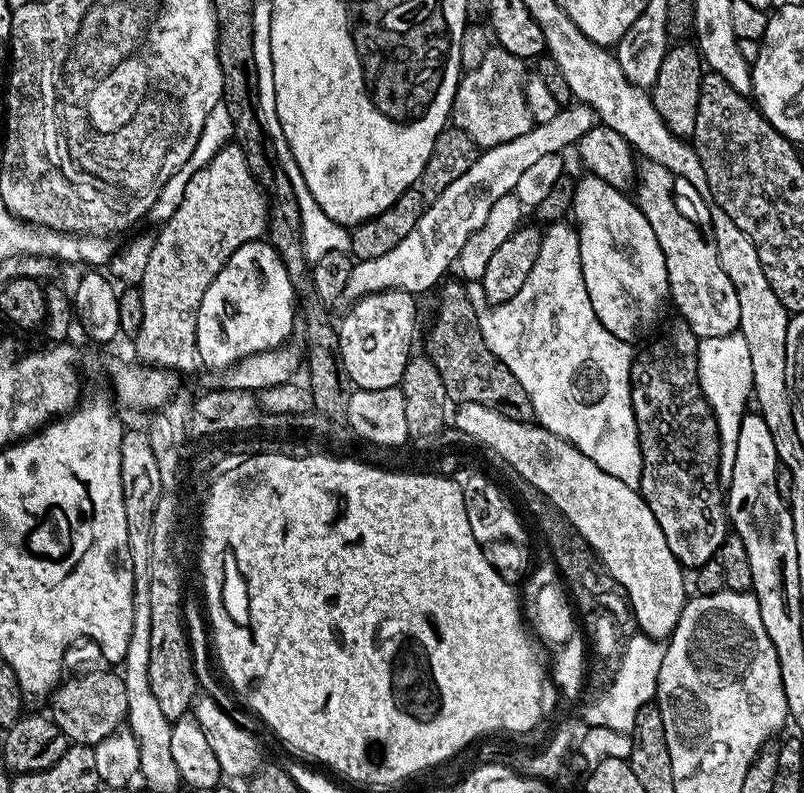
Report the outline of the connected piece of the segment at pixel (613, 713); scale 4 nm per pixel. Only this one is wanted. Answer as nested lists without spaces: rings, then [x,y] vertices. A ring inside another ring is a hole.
[[[643,634],[630,638],[624,651],[622,662],[614,670],[616,676],[612,685],[584,712],[585,725],[594,728],[609,728],[619,732],[631,733],[638,718],[638,710],[649,707],[656,698],[658,670],[662,670],[662,658],[665,645],[658,640],[651,640]]]

